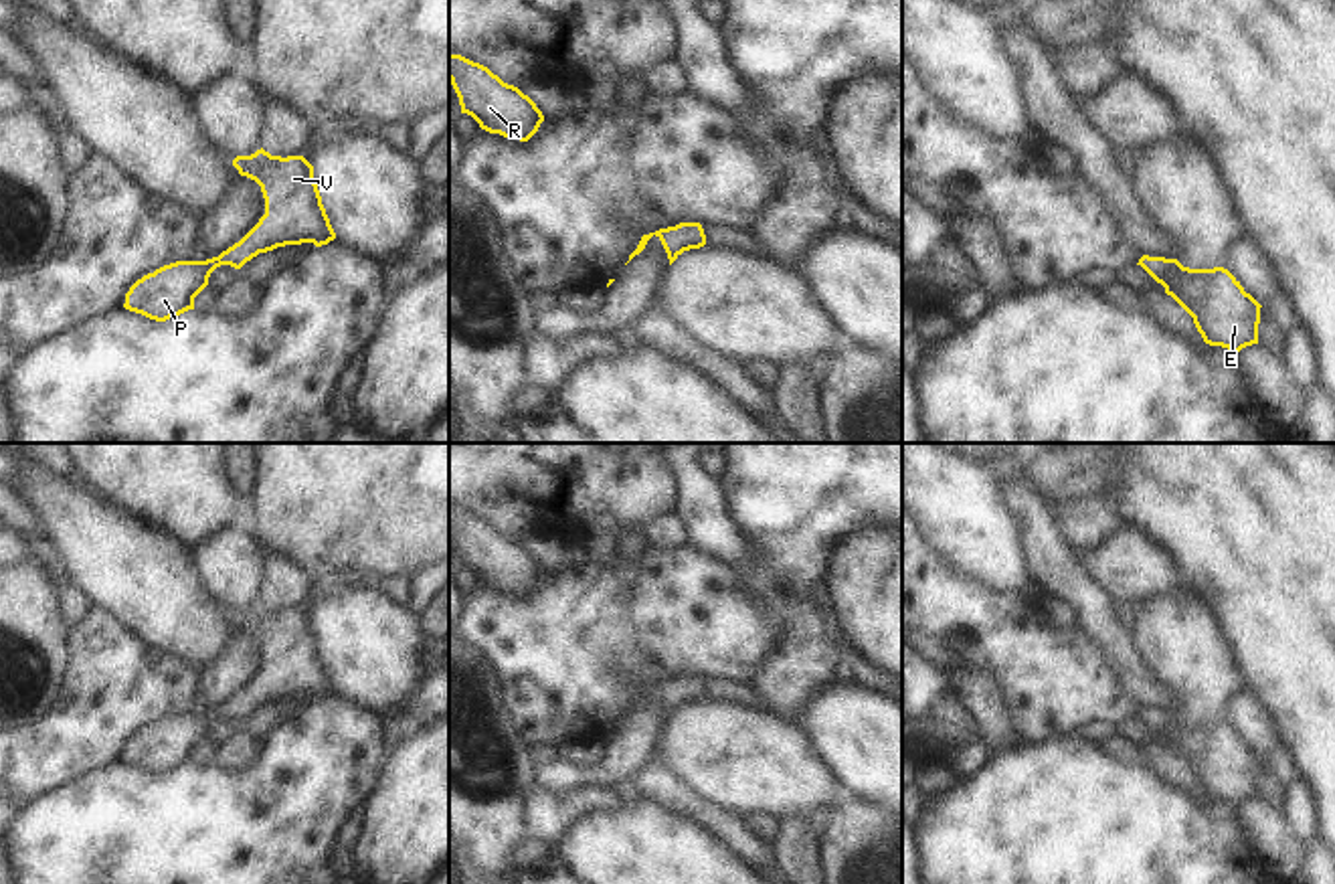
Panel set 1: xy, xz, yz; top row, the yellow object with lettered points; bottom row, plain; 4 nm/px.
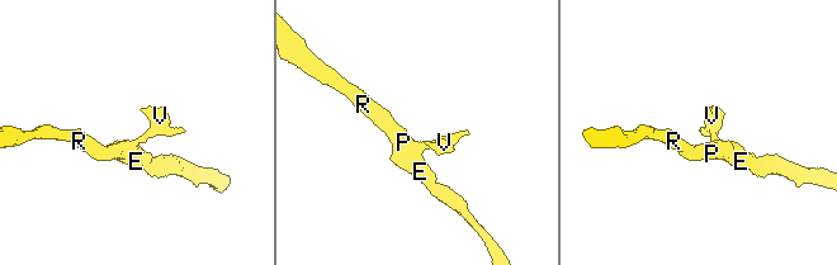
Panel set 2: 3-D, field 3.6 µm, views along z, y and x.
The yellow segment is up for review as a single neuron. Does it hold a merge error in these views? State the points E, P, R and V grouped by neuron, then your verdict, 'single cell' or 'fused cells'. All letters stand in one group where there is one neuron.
groups E P R V; single cell

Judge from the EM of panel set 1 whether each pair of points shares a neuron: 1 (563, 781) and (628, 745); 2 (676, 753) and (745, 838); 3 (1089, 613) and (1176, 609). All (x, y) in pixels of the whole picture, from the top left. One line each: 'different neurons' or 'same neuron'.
1: same neuron
2: different neurons
3: different neurons

